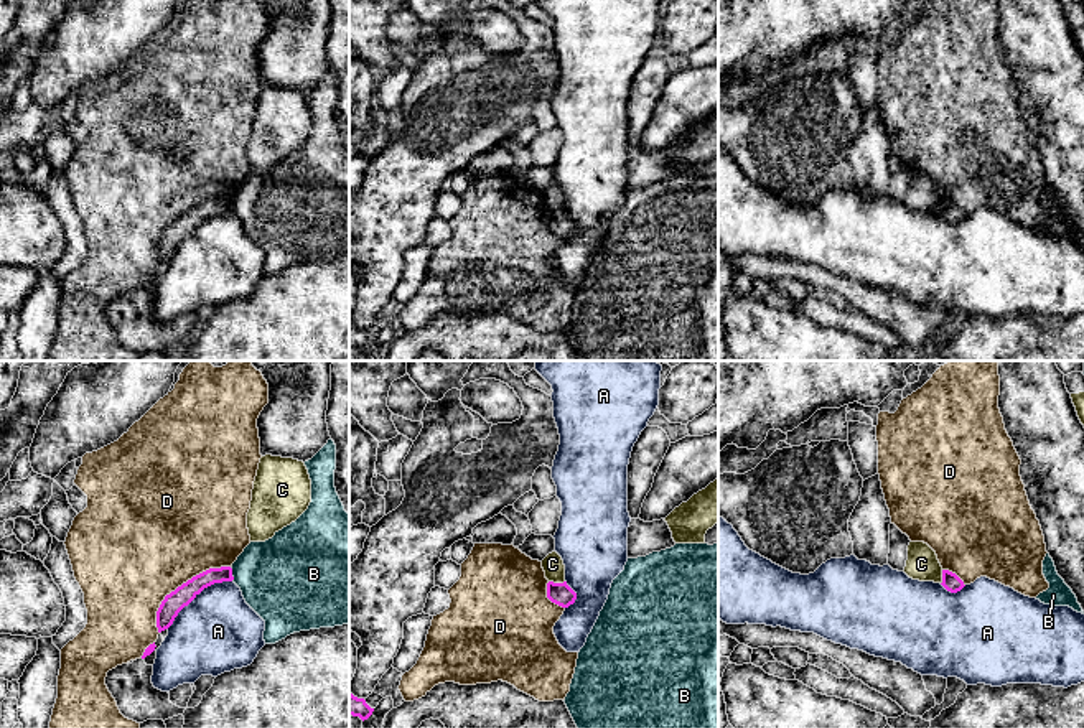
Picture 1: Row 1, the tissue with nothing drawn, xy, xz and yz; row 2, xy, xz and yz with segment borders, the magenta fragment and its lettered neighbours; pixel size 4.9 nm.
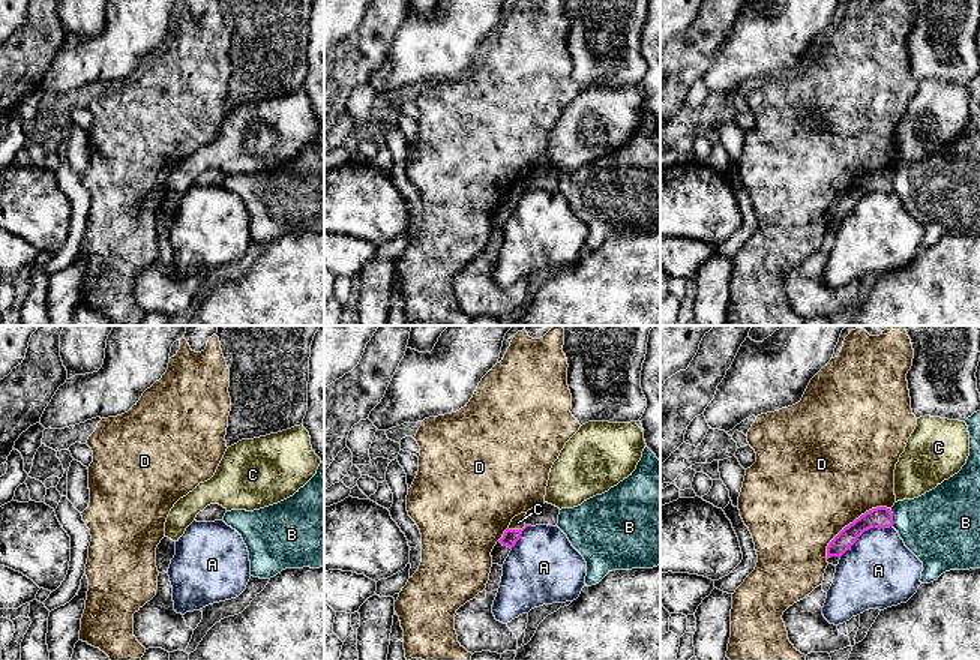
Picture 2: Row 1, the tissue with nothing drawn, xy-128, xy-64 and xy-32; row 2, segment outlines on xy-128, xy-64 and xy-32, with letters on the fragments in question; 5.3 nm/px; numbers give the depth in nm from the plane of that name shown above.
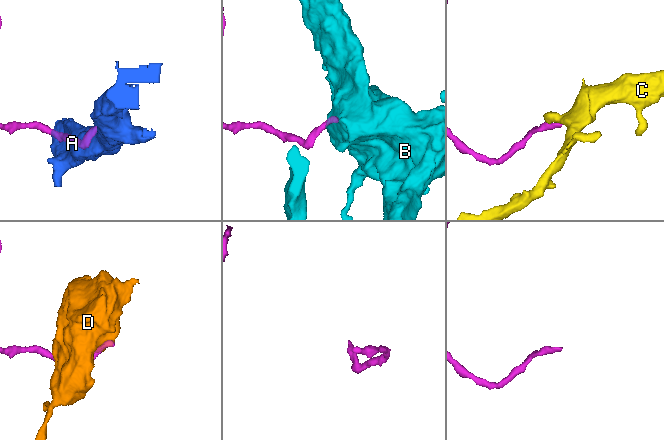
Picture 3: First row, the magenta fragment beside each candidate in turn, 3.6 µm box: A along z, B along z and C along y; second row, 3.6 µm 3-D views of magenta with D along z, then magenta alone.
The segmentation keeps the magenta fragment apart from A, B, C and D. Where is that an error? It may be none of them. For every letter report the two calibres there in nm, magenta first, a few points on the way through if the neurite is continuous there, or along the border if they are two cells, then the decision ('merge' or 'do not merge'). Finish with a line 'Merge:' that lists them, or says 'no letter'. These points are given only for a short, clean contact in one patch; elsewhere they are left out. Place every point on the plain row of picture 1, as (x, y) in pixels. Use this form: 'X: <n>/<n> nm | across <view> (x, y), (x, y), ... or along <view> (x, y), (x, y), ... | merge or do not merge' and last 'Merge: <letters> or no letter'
A: 100/400 nm | do not merge
B: 90/400 nm | along xy (229, 198), (233, 211) | do not merge
C: 110/100 nm | along xz (549, 211), (564, 213) | do not merge
D: 100/500 nm | do not merge
Merge: no letter

